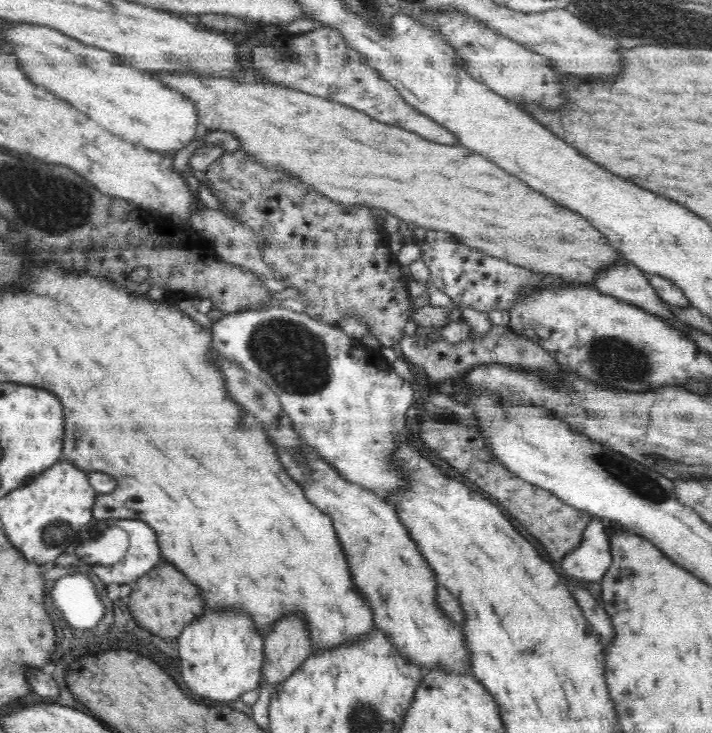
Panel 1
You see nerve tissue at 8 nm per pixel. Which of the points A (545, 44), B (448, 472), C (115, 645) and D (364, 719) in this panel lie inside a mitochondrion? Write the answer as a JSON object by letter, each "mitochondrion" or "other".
{"A":"other","B":"other","C":"other","D":"mitochondrion"}

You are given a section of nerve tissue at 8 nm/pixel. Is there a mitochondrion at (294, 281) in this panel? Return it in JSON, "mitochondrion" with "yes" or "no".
{"mitochondrion":"no"}

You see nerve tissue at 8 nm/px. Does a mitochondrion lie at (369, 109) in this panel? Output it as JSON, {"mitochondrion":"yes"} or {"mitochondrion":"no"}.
{"mitochondrion":"no"}

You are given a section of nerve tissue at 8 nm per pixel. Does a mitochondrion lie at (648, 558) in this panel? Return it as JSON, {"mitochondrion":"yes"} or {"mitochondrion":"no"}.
{"mitochondrion":"no"}

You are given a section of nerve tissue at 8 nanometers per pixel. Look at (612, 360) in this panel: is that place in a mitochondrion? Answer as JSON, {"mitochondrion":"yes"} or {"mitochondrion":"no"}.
{"mitochondrion":"yes"}

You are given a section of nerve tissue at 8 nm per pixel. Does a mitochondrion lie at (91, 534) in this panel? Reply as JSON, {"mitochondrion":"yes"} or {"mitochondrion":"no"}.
{"mitochondrion":"yes"}

